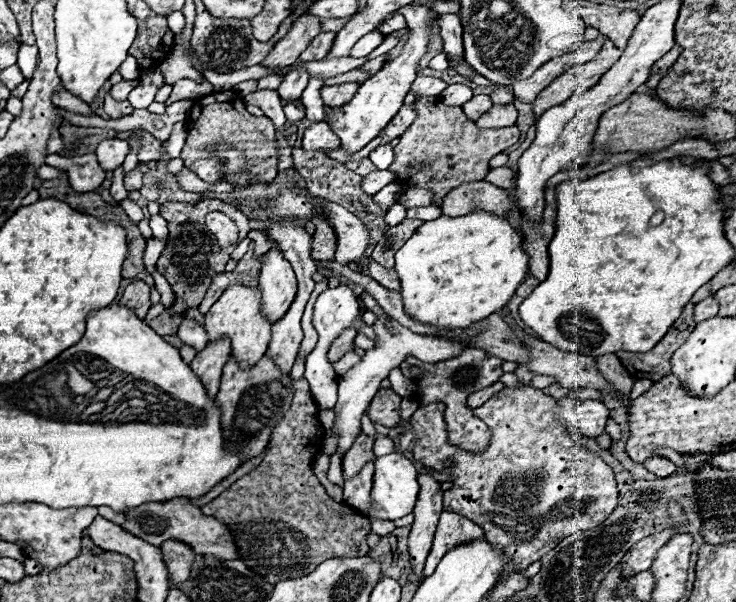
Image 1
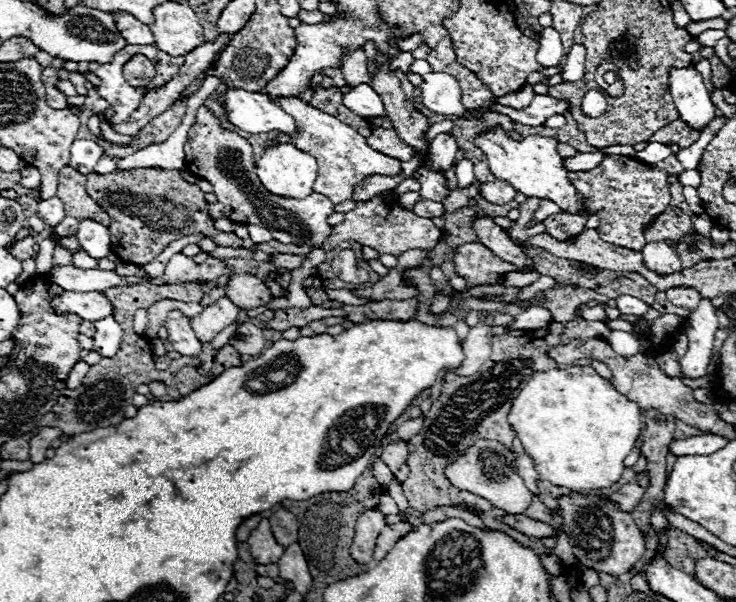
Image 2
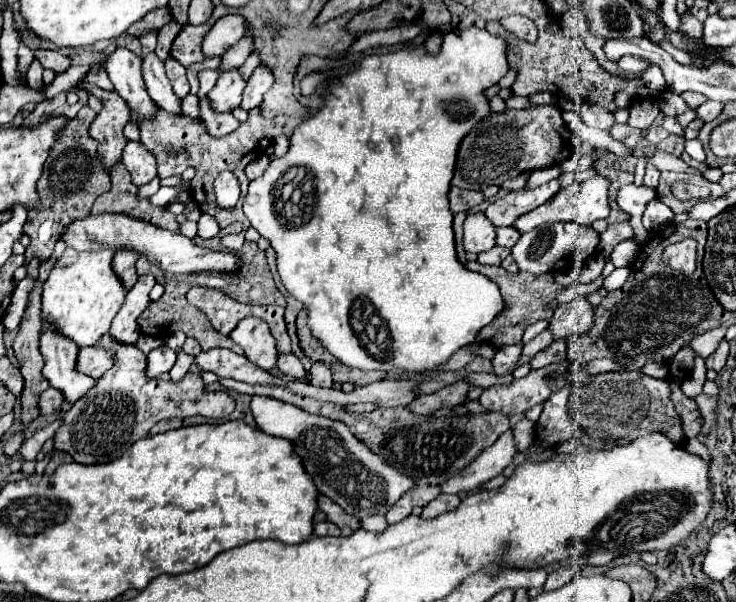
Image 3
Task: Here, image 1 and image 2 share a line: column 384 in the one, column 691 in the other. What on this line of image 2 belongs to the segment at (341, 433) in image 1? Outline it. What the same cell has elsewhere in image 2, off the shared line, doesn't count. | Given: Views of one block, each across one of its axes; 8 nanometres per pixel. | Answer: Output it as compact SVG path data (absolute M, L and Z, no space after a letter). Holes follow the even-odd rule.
M702 298L698 308L688 316L684 324L684 334L688 336L688 352L680 362L682 376L702 378L706 374L716 330L718 318L714 314L714 308L708 298Z

